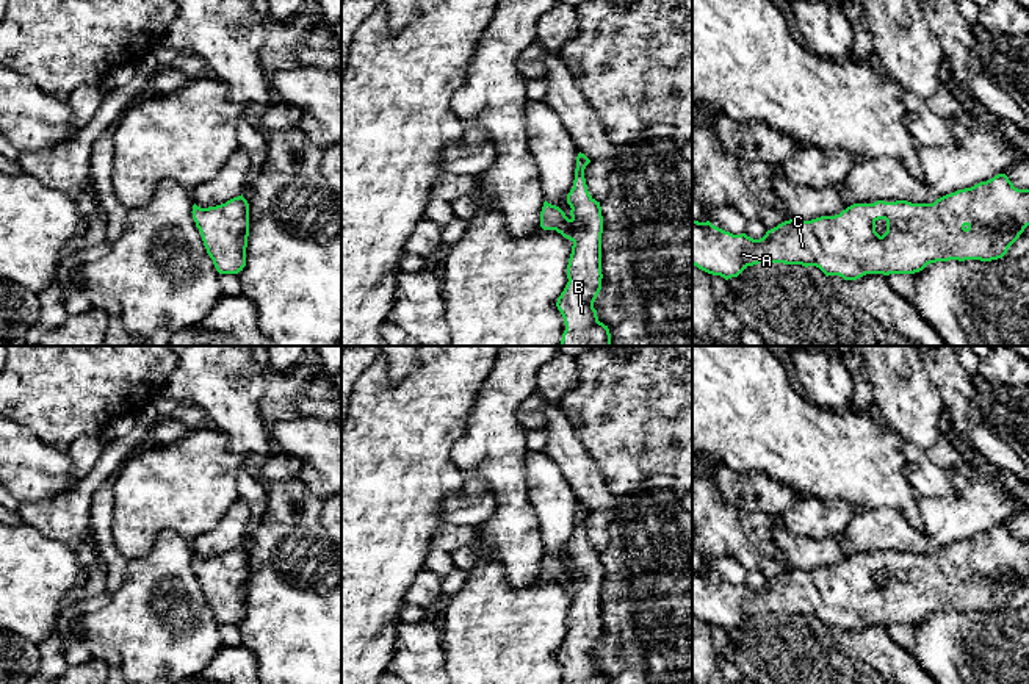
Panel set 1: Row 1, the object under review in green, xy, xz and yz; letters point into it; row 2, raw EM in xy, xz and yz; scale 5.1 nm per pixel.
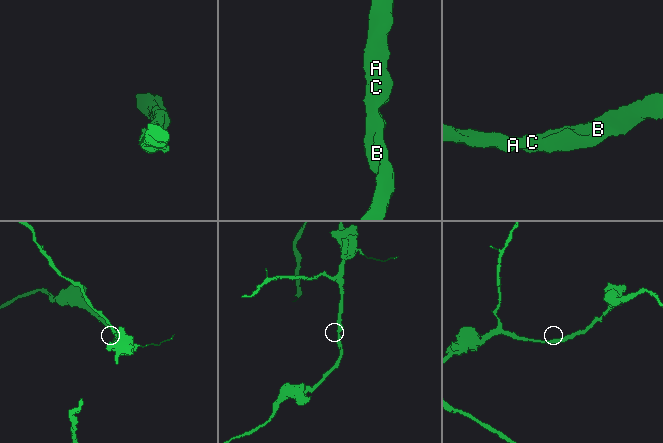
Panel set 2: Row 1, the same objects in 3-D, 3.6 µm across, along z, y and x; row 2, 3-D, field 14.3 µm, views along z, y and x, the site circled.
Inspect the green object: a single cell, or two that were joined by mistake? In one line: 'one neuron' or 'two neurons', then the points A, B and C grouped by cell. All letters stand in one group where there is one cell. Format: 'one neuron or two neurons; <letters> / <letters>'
one neuron; A B C

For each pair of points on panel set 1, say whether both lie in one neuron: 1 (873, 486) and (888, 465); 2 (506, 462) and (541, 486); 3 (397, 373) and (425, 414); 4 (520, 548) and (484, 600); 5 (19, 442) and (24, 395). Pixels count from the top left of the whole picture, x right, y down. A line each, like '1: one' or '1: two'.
1: one
2: two
3: two
4: two
5: two

